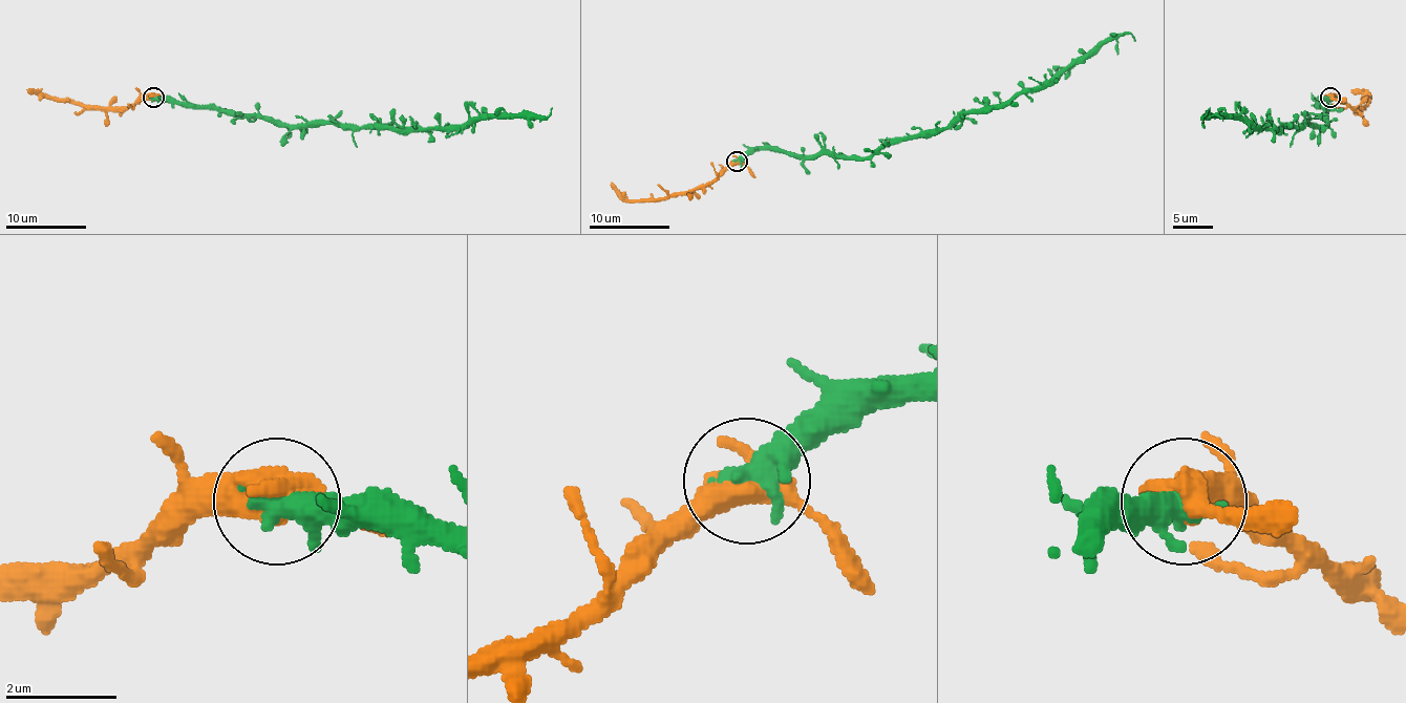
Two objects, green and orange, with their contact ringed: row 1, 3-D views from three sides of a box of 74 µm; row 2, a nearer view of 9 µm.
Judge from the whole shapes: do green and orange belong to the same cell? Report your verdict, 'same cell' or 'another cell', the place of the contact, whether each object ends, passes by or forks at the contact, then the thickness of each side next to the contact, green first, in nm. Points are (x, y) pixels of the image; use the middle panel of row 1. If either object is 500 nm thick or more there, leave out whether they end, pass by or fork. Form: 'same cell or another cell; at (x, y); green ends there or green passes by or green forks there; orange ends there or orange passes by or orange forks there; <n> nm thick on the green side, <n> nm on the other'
same cell; at (737, 162); green passes by; orange forks there; 400 nm thick on the green side, 460 nm on the other

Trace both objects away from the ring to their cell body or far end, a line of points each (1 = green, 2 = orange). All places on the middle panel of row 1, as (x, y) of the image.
1: (737, 162), (757, 150), (863, 157), (1052, 85), (1121, 35), (1130, 33), (1134, 41)
2: (737, 162), (710, 182), (662, 198), (630, 200), (610, 184)

